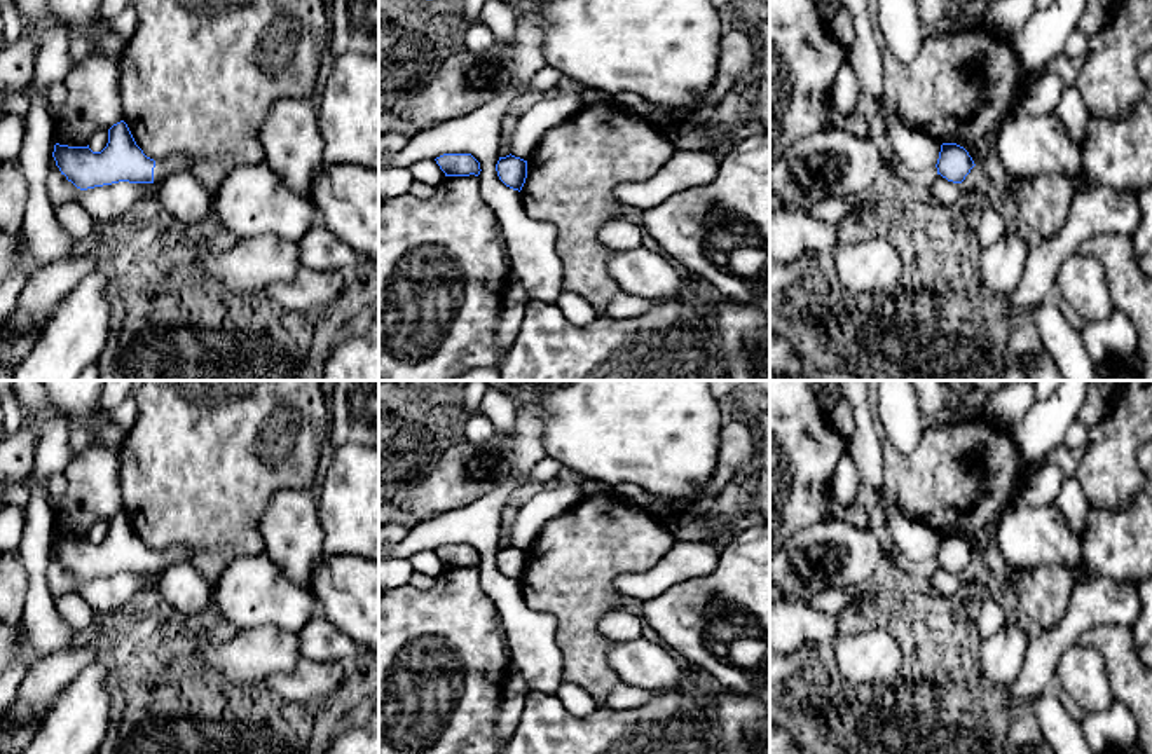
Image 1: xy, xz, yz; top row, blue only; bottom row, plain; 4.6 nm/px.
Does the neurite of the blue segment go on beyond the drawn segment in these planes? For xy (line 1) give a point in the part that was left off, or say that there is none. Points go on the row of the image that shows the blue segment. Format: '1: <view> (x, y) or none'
1: xy (171, 164)

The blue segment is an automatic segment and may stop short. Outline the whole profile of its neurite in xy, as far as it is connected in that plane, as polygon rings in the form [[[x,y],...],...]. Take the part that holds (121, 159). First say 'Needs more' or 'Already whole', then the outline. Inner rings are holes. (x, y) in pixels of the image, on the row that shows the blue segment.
Needs more. [[[124,120],[108,129],[108,143],[101,152],[93,152],[89,145],[68,147],[56,143],[52,157],[61,175],[80,190],[119,182],[154,183],[192,168],[189,155],[169,155],[162,161],[147,157]]]

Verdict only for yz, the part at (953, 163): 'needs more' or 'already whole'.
already whole

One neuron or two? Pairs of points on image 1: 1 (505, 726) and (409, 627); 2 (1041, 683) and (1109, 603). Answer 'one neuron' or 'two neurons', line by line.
1: two neurons
2: one neuron

